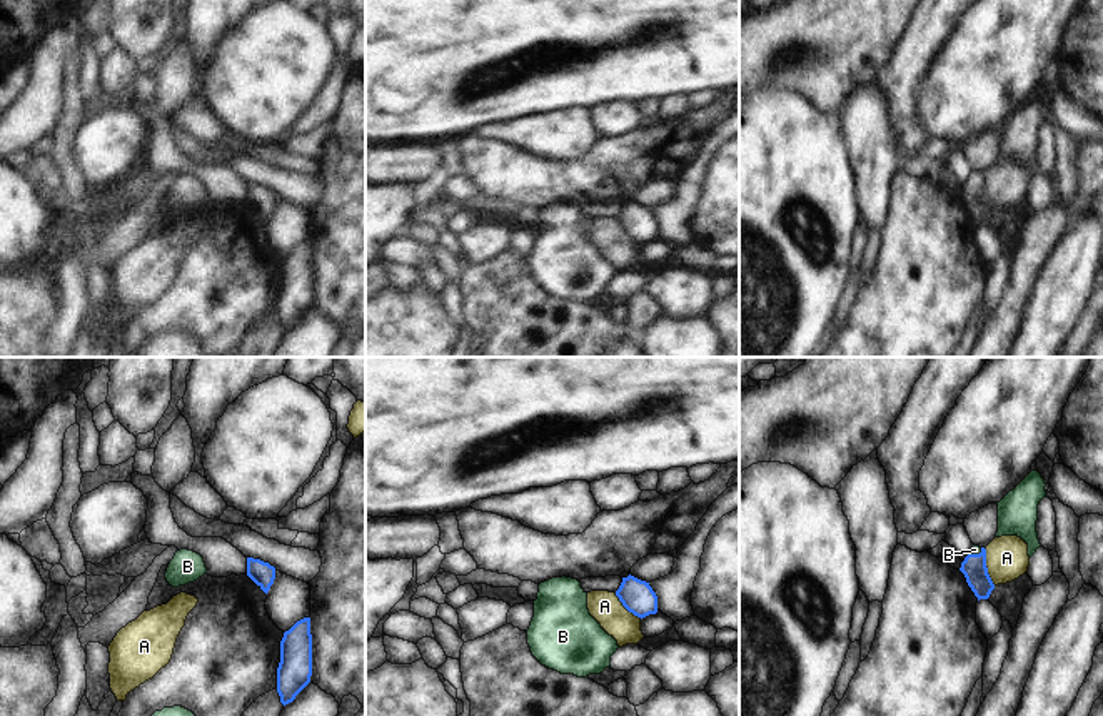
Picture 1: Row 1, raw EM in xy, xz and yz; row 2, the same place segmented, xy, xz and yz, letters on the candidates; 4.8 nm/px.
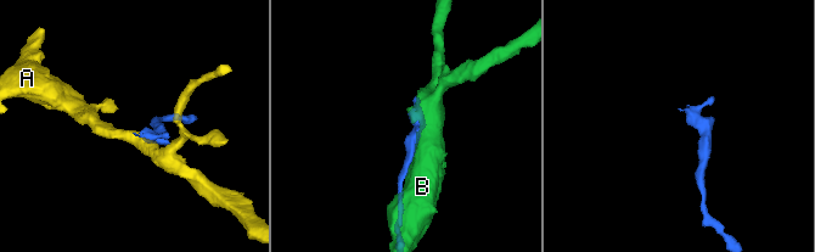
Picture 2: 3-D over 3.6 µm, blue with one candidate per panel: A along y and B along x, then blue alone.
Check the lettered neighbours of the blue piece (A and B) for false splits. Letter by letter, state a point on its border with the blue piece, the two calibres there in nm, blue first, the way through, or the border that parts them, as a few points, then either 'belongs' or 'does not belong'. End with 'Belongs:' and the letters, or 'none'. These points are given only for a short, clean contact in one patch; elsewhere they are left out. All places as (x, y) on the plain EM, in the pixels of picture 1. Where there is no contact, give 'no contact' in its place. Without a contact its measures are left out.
A: contact yz (985, 192); calibres 120 and 200 nm; border yz (983, 174), (987, 199), (995, 211); does not belong
B: contact yz (977, 181); calibres 120 and 50 nm; way yz (975, 196), (977, 181), (975, 176); belongs
Belongs: B

